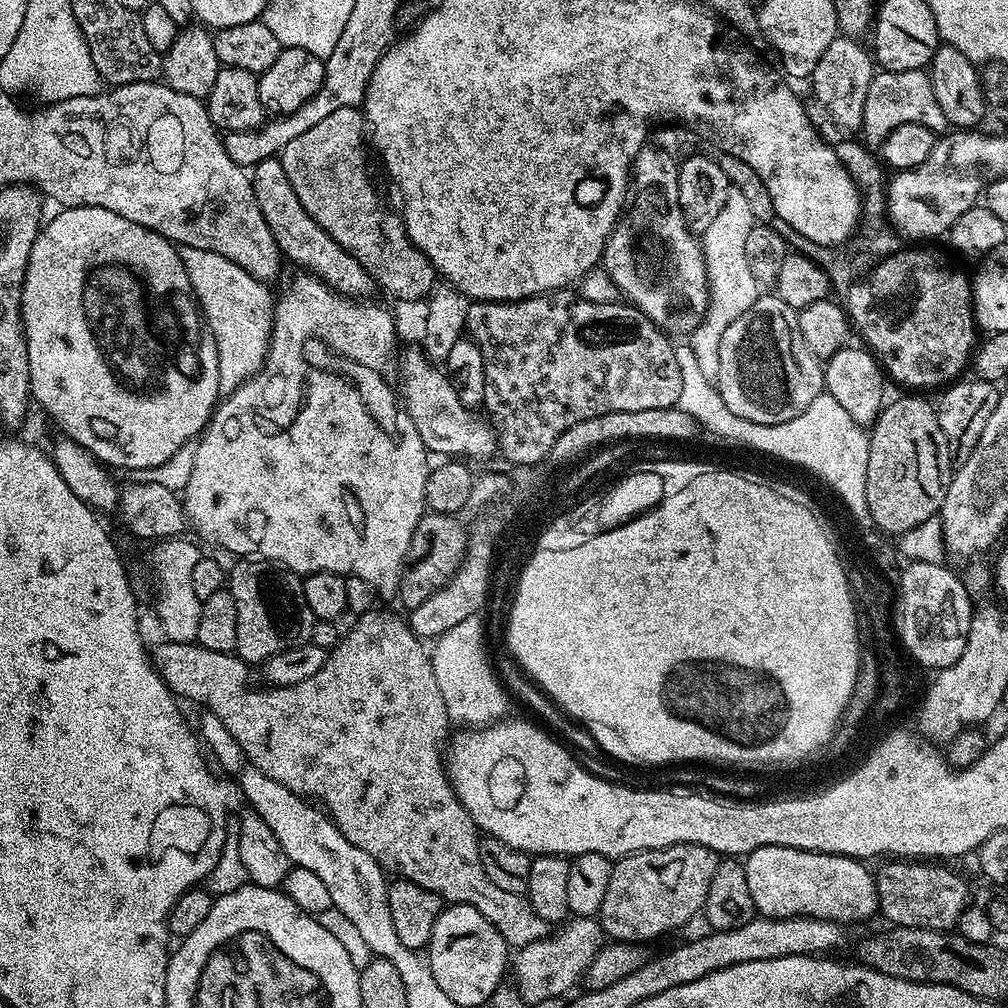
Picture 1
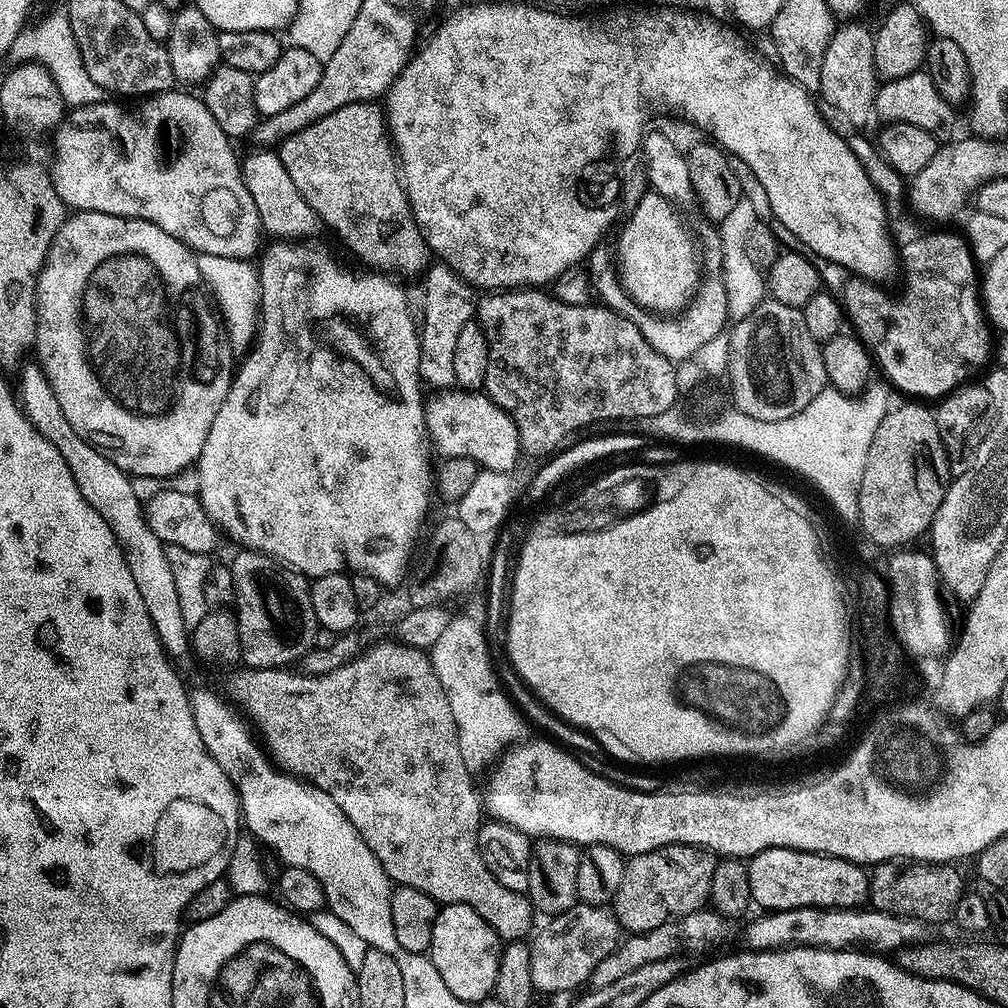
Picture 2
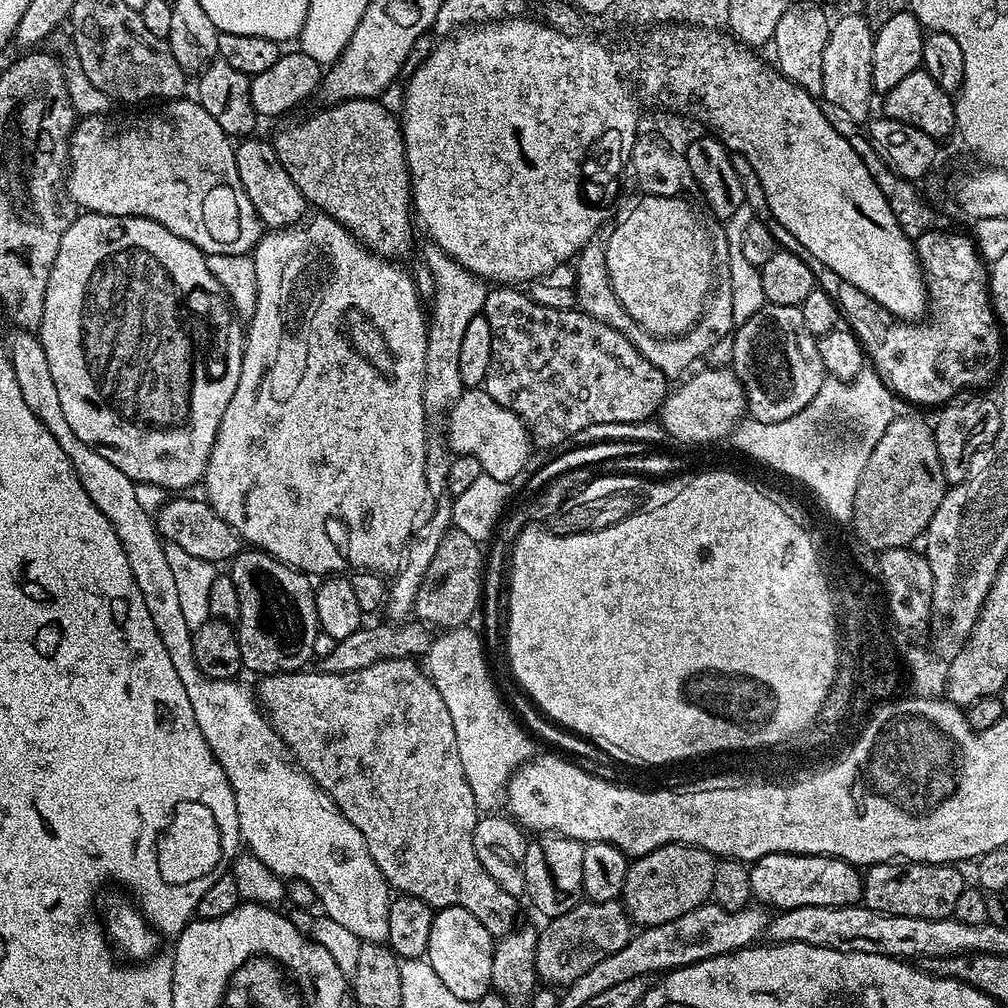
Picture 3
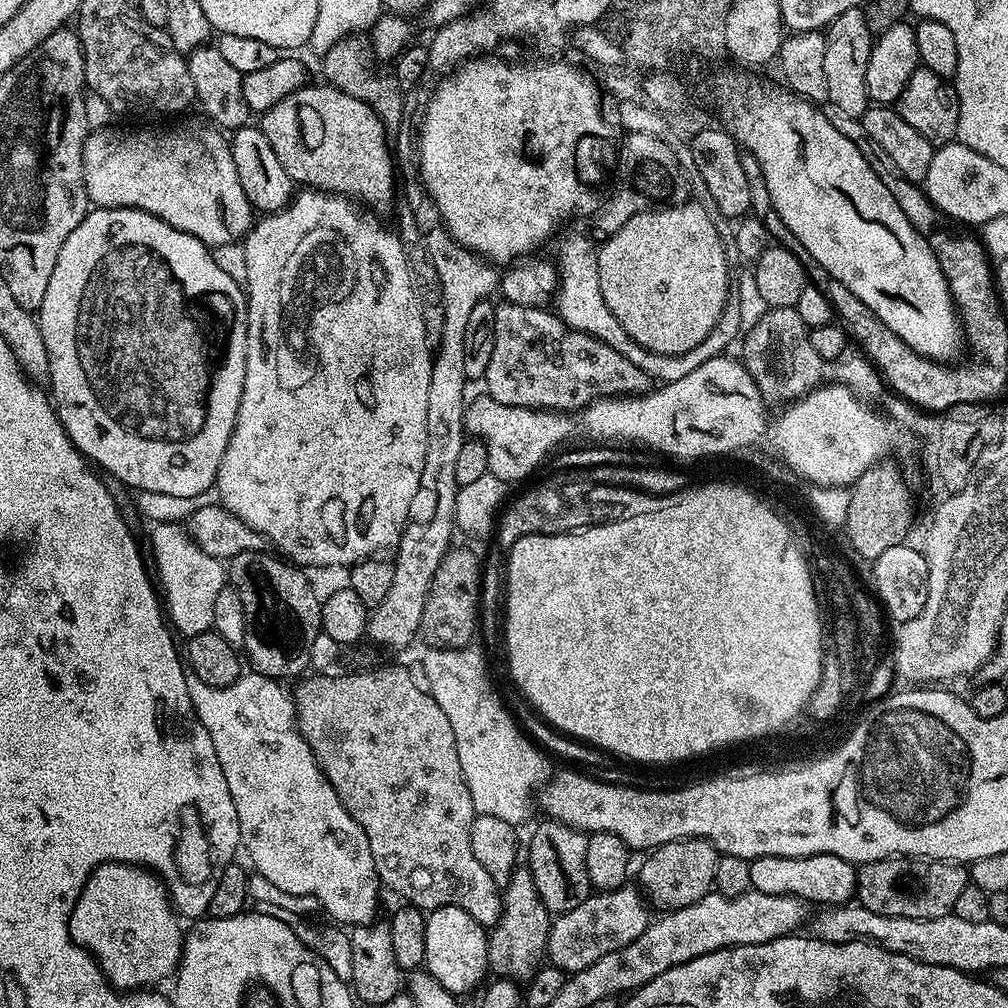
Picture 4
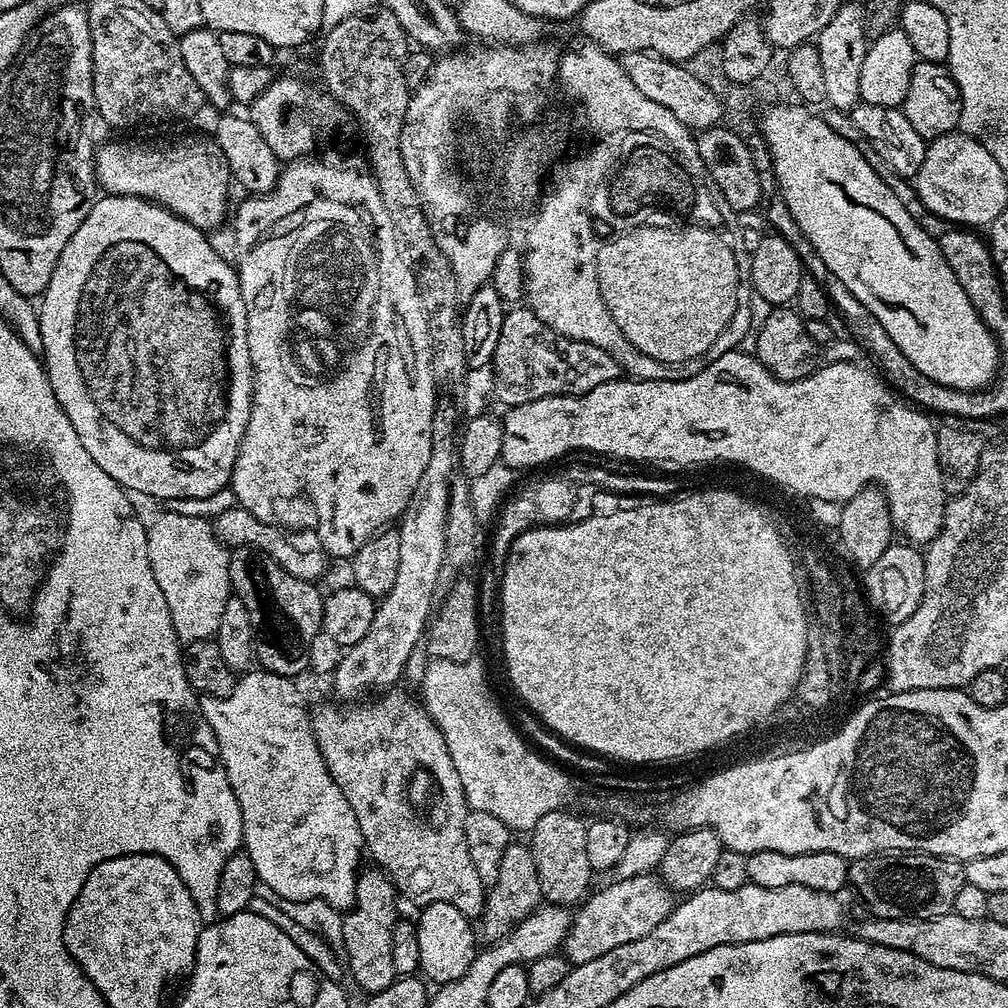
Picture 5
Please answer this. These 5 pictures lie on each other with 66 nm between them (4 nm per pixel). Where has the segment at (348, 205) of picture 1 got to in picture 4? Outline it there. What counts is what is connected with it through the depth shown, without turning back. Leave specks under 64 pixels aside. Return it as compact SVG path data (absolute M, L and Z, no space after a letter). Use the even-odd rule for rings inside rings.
M320 82L317 88L305 86L286 94L282 102L274 102L270 110L259 113L258 127L260 132L270 142L278 162L290 174L293 182L307 186L312 190L343 194L357 201L365 200L371 211L384 214L392 204L392 199L398 196L398 168L394 163L393 153L384 143L389 143L390 136L384 132L386 125L374 114L374 110L366 102L346 94L342 90Z

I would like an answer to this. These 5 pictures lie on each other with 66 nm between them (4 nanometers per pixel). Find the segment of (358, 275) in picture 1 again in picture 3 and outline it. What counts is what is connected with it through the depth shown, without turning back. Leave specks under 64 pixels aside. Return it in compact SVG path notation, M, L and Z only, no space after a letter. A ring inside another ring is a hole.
M244 138L235 145L238 178L242 182L242 190L246 190L246 198L250 198L256 216L265 229L275 230L299 225L305 219L304 211L309 211L310 208L302 190L294 186L294 178L286 174L286 166L278 162L275 147L269 141L267 144L264 140L252 139L256 138Z

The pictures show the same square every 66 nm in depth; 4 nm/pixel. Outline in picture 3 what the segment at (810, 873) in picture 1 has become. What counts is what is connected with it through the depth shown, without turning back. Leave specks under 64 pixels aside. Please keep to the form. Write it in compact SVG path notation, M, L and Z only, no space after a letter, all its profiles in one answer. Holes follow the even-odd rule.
M775 852L755 860L748 873L753 897L761 905L773 904L776 910L798 906L860 904L864 895L861 869L837 856L800 856L797 852Z

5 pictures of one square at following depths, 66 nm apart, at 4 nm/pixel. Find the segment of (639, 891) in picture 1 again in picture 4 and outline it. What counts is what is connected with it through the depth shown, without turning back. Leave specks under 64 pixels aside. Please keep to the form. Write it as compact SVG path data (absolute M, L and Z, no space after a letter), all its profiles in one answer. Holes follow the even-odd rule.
M675 840L661 848L651 849L648 861L640 868L639 887L653 909L671 910L690 906L698 898L713 891L716 883L716 867L721 853L708 840Z

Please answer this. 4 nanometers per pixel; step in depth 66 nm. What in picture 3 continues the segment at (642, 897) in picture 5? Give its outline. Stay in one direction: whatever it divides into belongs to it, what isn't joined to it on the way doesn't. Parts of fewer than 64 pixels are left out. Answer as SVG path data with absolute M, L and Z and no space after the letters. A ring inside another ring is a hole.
M619 899L598 902L588 900L561 916L553 916L536 937L536 974L545 985L567 986L582 978L590 966L610 958L634 934L634 925Z

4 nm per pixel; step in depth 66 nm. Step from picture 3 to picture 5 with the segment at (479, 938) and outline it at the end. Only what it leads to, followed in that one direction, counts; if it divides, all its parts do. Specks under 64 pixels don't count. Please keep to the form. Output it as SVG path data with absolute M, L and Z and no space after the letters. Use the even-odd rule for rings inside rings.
M450 902L425 904L419 912L420 917L415 917L414 923L418 930L418 958L423 979L439 986L462 978L478 951L478 932L473 921L464 916L458 906L450 906Z

